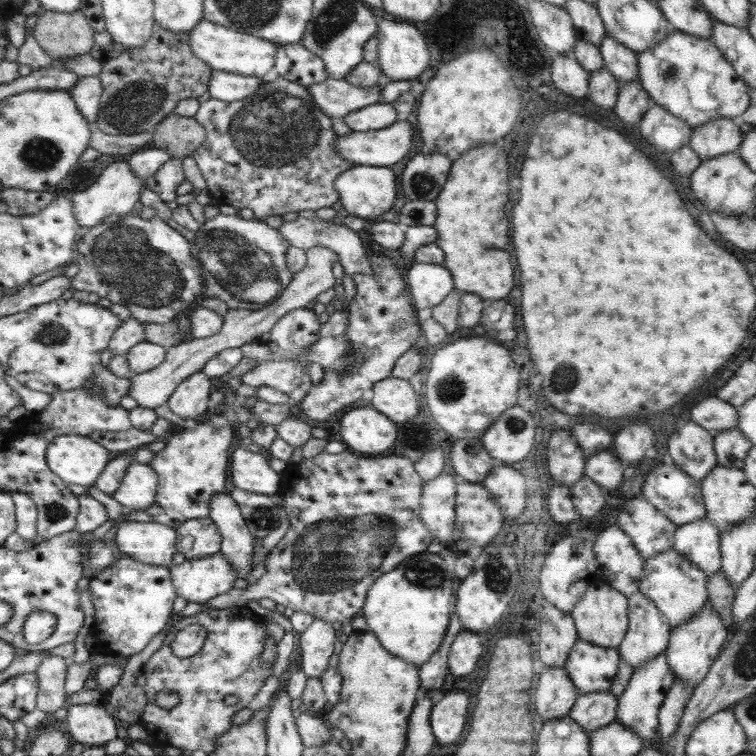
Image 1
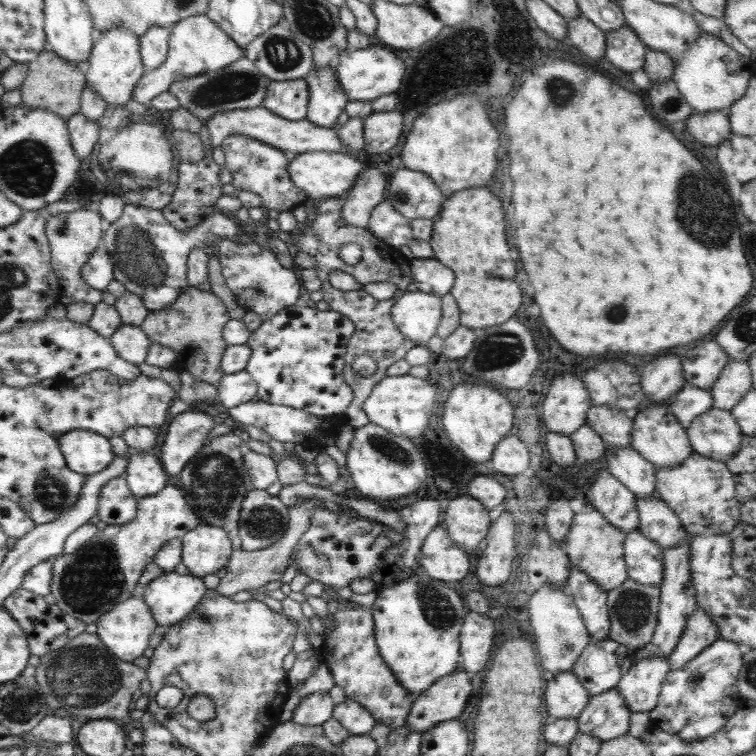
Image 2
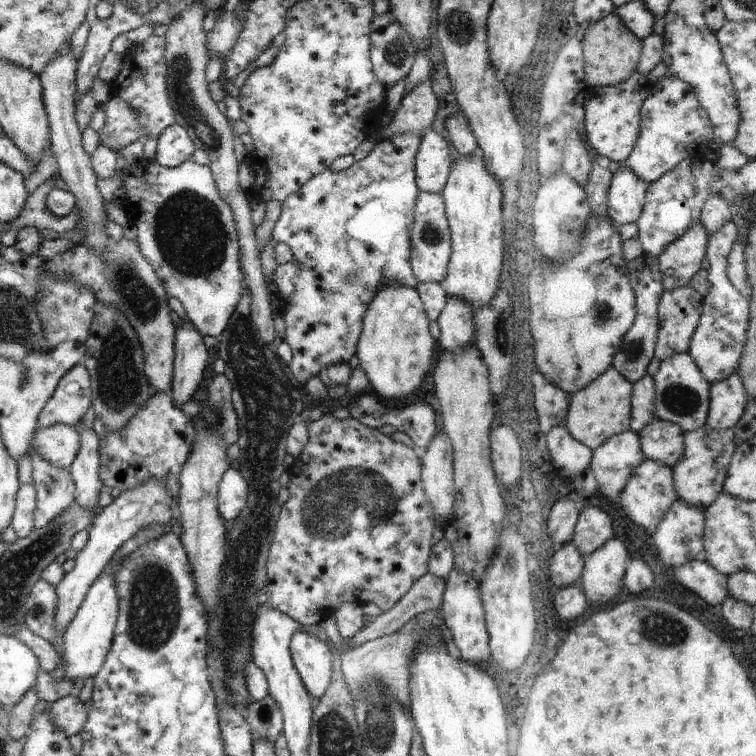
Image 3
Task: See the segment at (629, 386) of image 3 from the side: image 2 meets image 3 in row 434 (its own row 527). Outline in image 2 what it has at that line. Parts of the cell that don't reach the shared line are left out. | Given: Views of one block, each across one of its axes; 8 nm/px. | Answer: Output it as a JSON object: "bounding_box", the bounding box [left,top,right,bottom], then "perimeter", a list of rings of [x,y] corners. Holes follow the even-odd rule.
{"bounding_box":[562,502,629,591],"perimeter":[[[586,502],[584,509],[572,517],[570,532],[562,540],[562,550],[568,555],[571,565],[577,566],[596,584],[610,591],[629,578],[623,553],[625,538],[626,532],[612,527],[593,504]]]}

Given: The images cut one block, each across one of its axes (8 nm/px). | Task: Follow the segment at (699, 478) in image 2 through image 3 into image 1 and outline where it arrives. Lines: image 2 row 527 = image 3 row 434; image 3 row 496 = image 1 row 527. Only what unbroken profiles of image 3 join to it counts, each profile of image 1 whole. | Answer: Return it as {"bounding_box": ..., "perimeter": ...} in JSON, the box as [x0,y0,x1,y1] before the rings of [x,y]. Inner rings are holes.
{"bounding_box":[673,519,721,577],"perimeter":[[[700,519],[677,527],[673,548],[710,577],[721,570],[721,532],[710,519]]]}

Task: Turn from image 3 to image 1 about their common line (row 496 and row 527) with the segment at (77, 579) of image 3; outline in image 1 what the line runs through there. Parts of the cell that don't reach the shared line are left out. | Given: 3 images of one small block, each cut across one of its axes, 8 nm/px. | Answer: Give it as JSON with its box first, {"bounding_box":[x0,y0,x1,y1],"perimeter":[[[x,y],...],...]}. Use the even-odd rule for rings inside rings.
{"bounding_box":[112,522,176,564],"perimeter":[[[123,522],[112,541],[128,557],[144,564],[171,564],[176,550],[176,531],[159,523]]]}

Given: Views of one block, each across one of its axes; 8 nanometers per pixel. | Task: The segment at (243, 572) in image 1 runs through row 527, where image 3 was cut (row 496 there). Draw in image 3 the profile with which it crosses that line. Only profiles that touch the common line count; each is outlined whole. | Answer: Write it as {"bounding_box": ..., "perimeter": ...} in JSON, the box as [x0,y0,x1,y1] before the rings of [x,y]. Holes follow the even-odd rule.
{"bounding_box":[218,463,248,525],"perimeter":[[[235,463],[222,475],[218,484],[218,512],[228,525],[242,512],[248,498],[248,484]]]}

